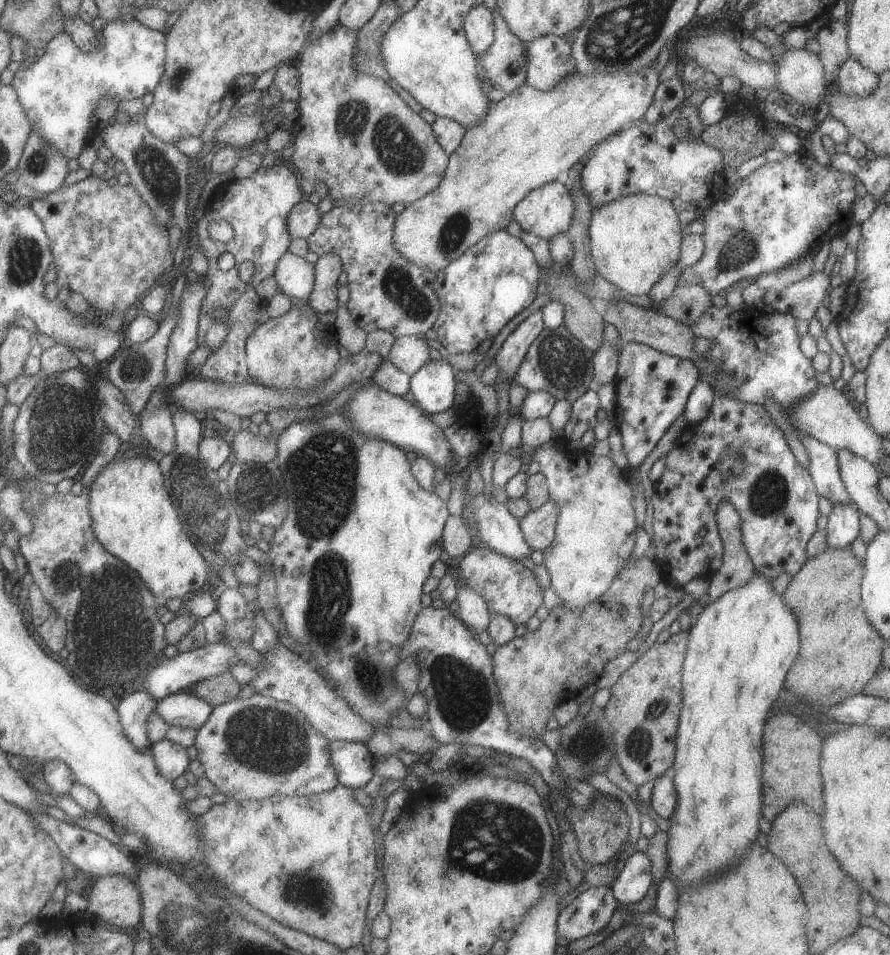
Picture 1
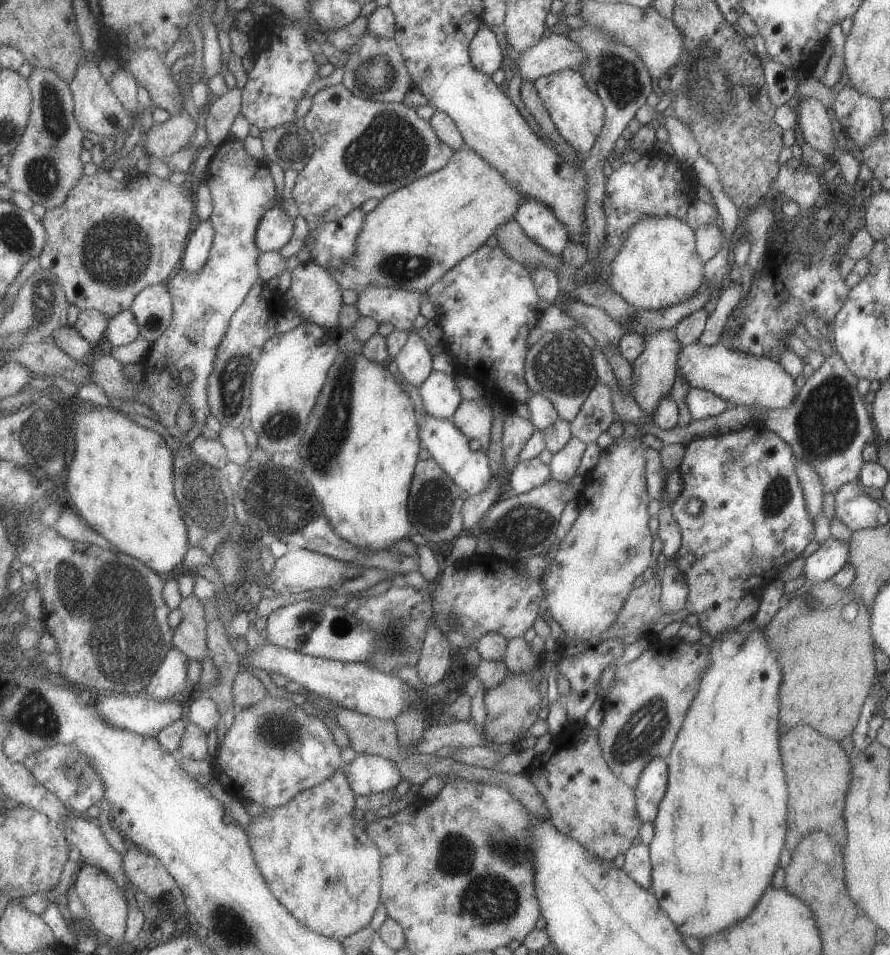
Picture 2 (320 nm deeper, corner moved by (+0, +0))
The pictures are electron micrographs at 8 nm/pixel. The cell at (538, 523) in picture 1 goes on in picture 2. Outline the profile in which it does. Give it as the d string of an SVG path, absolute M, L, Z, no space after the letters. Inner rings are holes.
M571 437L556 453L553 453L549 465L550 478L557 482L566 483L573 475L577 474L580 458L587 443L578 438Z

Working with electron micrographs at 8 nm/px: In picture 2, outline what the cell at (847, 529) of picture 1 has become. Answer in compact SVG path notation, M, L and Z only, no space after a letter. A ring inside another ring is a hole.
M831 535L818 546L805 560L802 576L814 583L829 581L846 562L848 544L835 540Z

